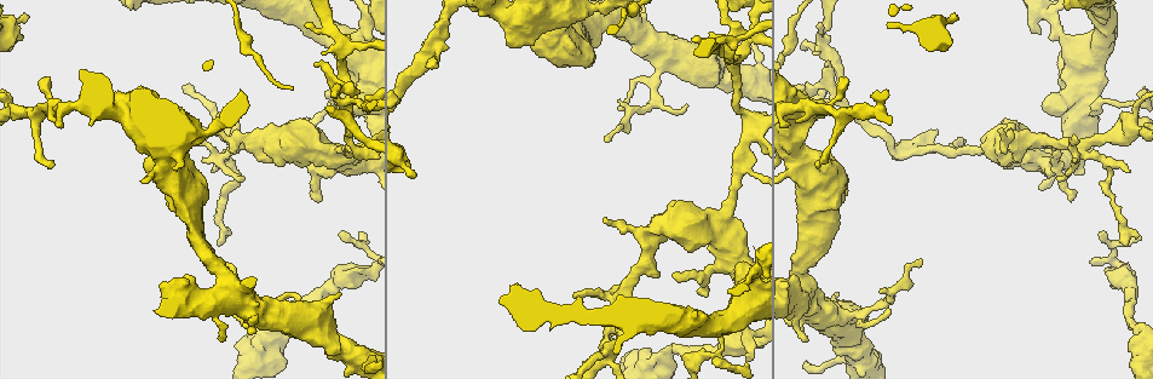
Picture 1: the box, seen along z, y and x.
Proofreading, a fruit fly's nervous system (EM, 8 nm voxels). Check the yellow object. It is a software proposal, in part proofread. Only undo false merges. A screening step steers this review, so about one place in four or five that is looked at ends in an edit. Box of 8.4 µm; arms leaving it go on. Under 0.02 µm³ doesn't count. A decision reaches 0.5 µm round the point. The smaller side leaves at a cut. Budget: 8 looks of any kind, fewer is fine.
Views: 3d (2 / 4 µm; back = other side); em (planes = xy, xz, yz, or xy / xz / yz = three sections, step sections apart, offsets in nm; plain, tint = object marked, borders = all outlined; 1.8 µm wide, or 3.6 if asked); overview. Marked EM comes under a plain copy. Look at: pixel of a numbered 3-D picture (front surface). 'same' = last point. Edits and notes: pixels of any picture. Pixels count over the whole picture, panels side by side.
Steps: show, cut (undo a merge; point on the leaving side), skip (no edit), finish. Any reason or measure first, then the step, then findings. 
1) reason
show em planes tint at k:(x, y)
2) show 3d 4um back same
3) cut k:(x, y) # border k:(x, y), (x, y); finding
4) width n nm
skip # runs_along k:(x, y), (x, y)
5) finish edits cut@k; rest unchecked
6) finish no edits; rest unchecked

sudden change in width
show em 3.6um planes tint at 1:(651, 237)

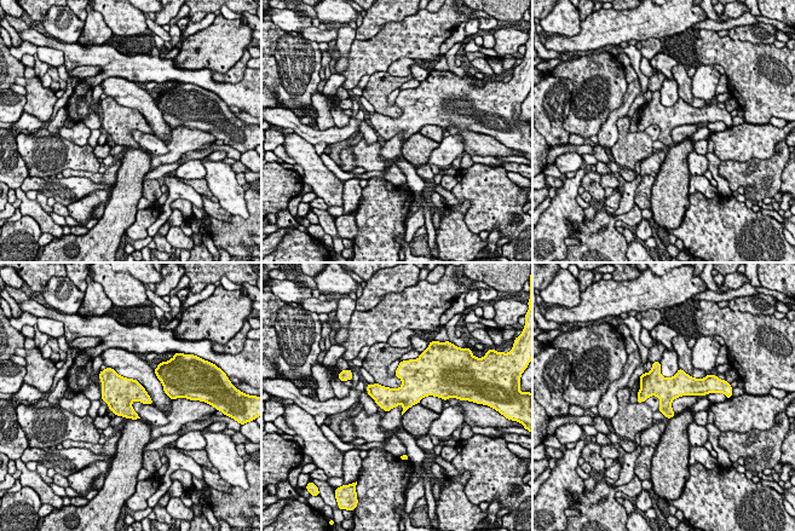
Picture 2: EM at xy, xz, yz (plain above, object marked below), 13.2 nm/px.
skip # runs_along 2:(702, 391), (651, 387), (640, 398); all the same neuron

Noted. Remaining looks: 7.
sharp bend
show 3d 2um at 1:(241, 175)

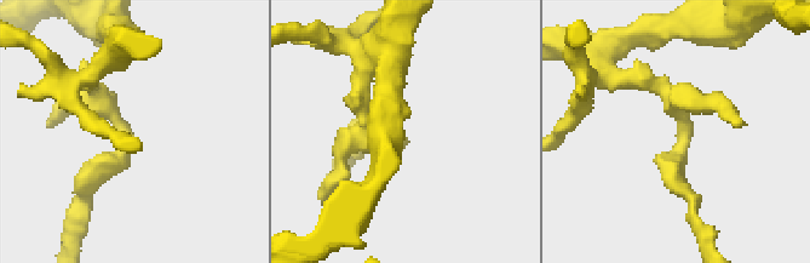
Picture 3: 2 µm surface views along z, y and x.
shape alone is not enough
show em yz step 8 tint at 3:(685, 141)

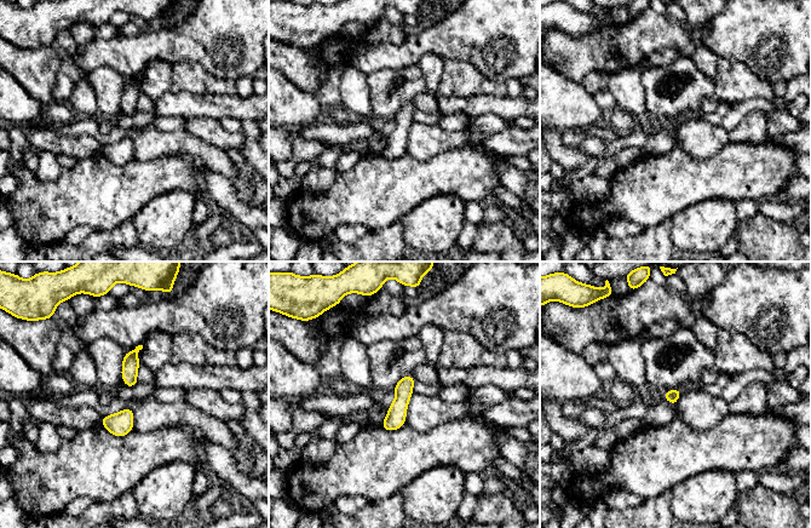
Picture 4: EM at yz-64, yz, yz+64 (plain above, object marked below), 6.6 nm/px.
show em xy step 4 borders same

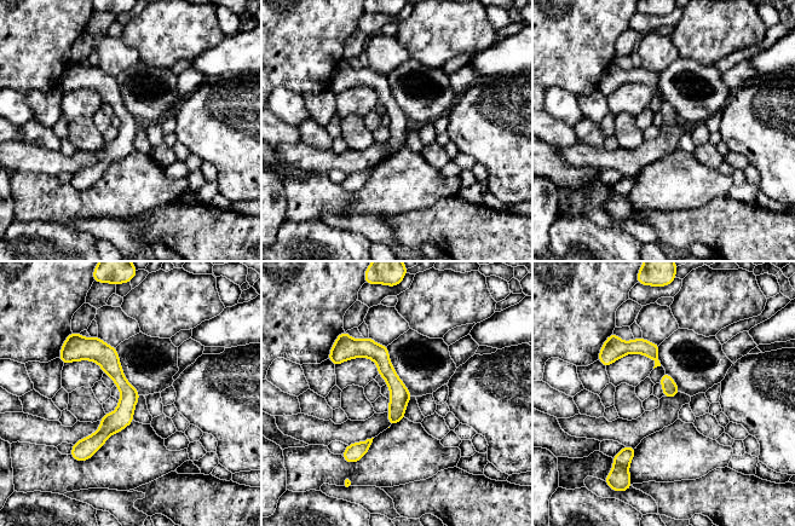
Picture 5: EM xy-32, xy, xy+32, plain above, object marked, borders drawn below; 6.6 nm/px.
skip # one neuron here

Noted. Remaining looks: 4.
arms run side by side
show 3d 4um at 1:(841, 102)

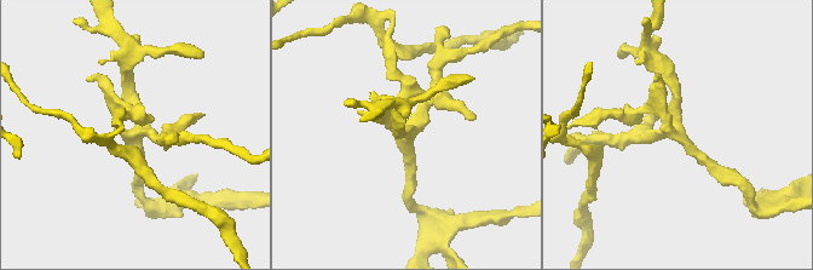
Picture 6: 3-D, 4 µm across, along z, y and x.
show em xy step 16 tint at 6:(411, 132)

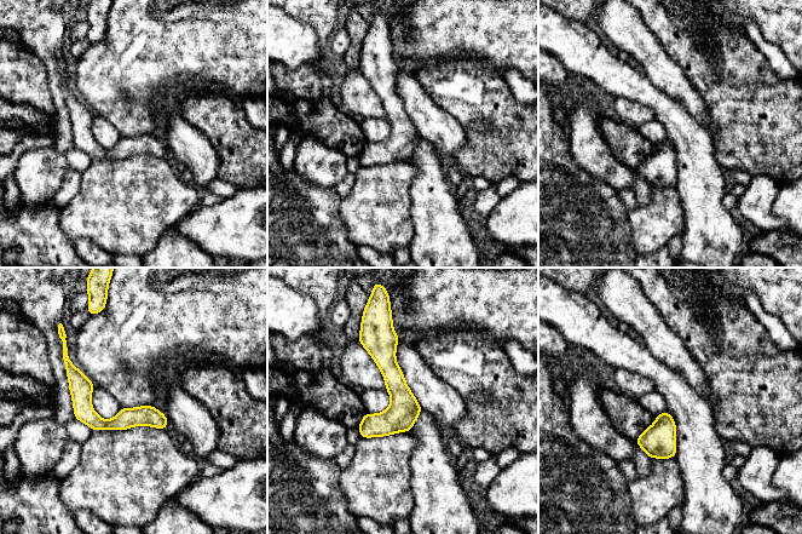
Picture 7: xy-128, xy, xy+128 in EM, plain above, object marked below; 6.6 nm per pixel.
skip # runs_along 7:(71, 368), (98, 423), (165, 423); one neuron here

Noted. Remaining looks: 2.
finish no edits; rest unchecked

